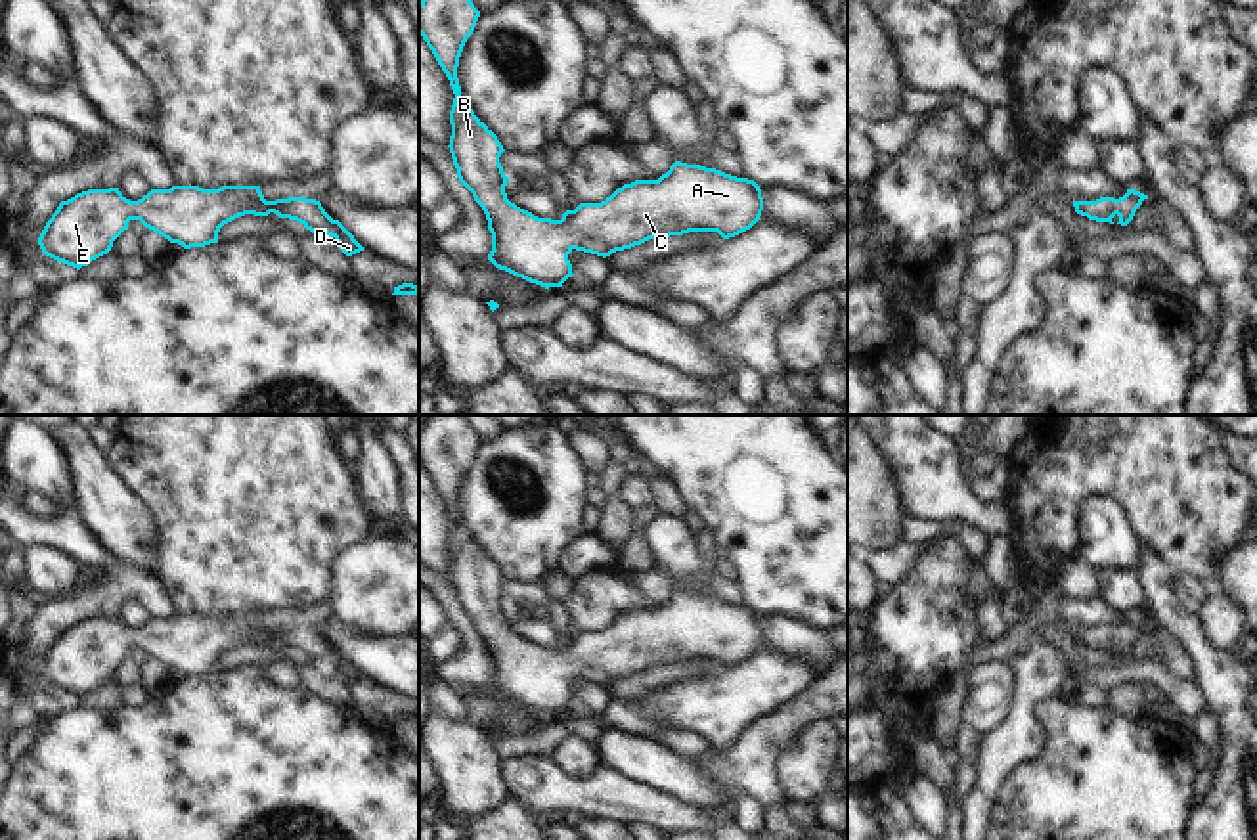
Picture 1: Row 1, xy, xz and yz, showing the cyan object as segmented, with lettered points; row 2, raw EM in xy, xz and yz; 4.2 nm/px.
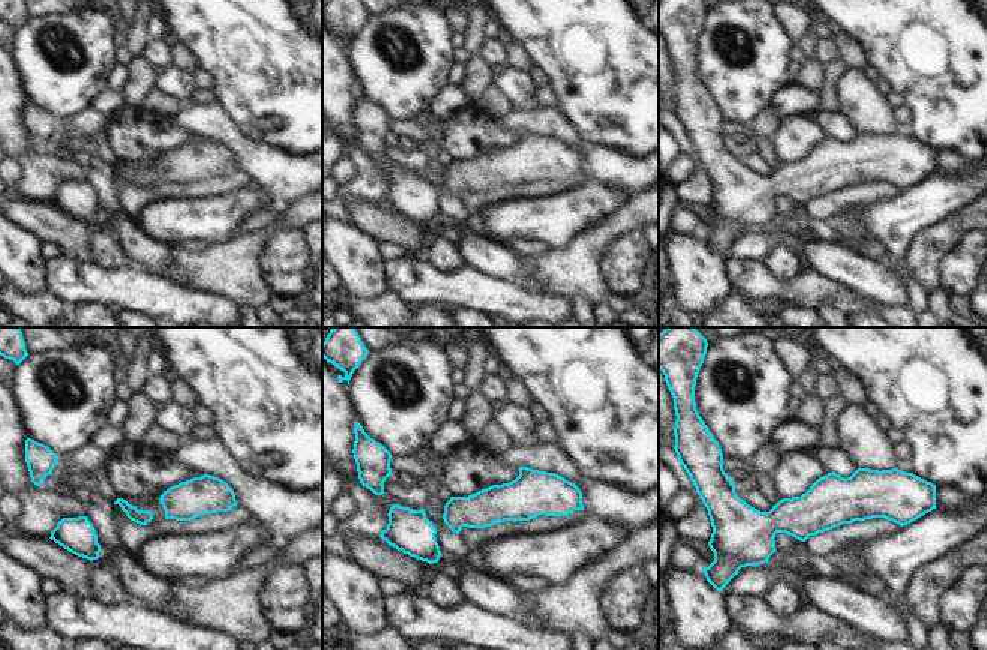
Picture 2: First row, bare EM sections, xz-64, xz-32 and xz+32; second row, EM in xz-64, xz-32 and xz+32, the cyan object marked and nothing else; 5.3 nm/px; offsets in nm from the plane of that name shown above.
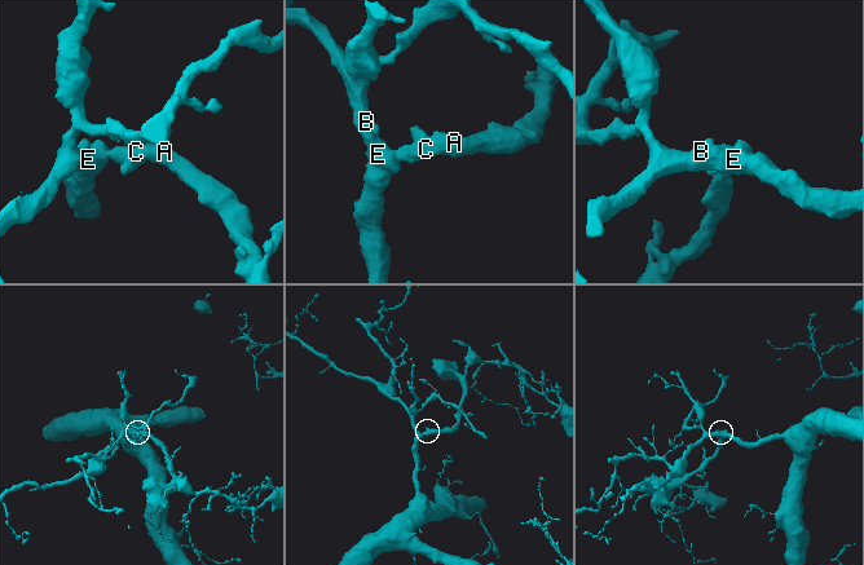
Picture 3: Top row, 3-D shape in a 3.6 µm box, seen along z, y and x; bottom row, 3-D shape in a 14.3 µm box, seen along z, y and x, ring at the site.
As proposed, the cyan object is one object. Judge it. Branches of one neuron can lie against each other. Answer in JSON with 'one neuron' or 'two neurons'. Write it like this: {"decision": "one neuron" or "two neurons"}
{"decision": "one neuron"}

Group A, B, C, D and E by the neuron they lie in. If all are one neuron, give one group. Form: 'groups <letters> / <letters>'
groups A B C D E

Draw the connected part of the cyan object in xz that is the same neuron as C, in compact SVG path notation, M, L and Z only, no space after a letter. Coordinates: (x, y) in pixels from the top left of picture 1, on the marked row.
M421 0L419 34L432 50L455 94L450 111L450 153L459 182L482 207L492 233L488 260L530 283L562 287L572 277L568 254L576 251L597 256L610 256L616 251L631 249L654 237L683 235L689 232L717 232L723 239L750 230L761 216L763 197L754 180L737 178L716 168L675 161L658 180L635 180L624 184L601 203L580 203L566 210L561 220L538 218L507 199L509 178L499 163L505 151L497 136L463 101L457 78L459 57L467 38L473 34L480 11L471 0Z

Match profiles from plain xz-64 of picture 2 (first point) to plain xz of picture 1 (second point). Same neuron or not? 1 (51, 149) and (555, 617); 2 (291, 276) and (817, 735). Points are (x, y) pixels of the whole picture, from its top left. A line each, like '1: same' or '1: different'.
1: different
2: same

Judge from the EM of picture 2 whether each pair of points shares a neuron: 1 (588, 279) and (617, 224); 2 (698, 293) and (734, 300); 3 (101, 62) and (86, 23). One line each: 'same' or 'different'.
1: same
2: different
3: same

